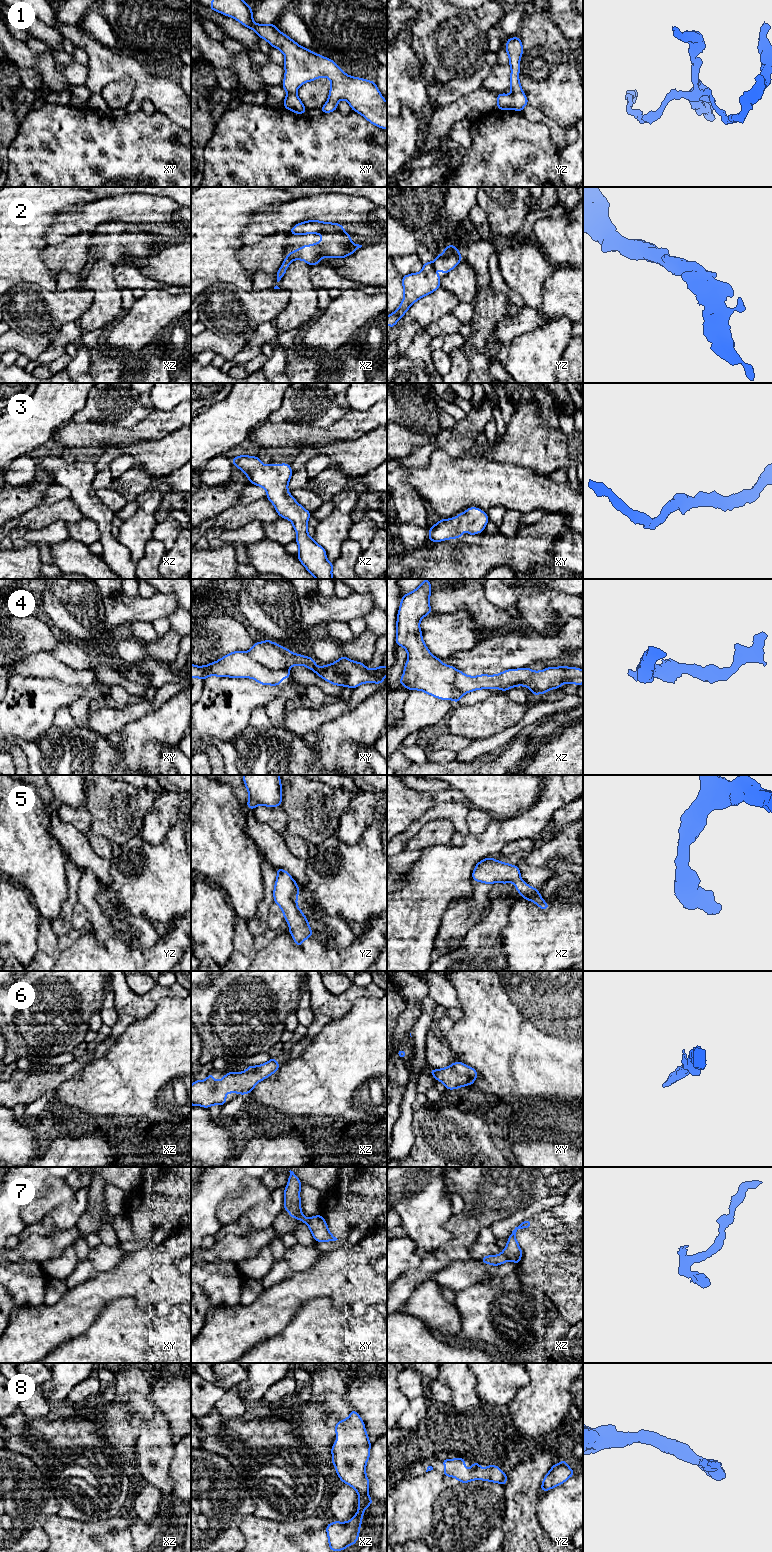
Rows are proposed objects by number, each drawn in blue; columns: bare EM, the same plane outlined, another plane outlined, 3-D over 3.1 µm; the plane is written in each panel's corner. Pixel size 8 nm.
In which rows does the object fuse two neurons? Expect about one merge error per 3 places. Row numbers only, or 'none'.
1, 4, 7

